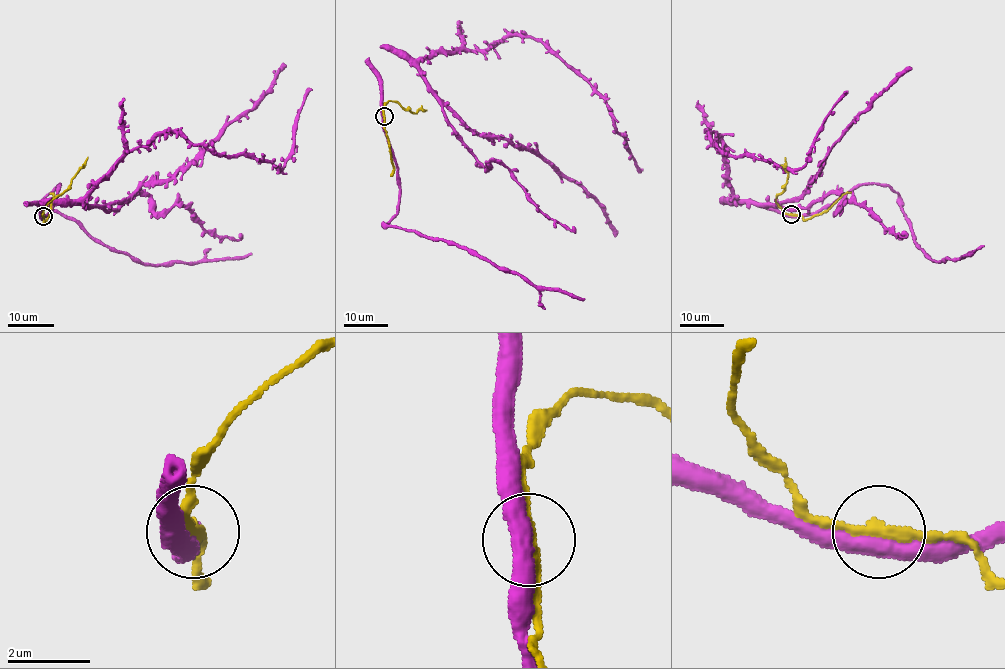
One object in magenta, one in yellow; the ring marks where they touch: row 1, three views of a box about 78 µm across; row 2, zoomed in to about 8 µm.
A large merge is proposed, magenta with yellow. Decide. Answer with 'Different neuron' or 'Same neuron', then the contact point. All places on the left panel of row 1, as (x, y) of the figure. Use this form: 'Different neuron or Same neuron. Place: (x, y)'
Different neuron. Place: (43, 216)

